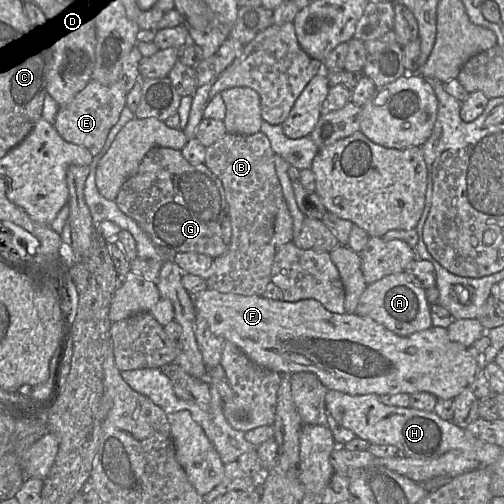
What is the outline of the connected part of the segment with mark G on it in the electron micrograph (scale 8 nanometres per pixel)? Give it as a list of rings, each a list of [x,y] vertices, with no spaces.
[[[155,147],[142,159],[137,173],[130,177],[121,187],[116,200],[118,208],[128,217],[133,219],[139,227],[150,237],[152,242],[159,247],[167,247],[176,253],[185,253],[185,252],[195,252],[207,255],[211,258],[216,258],[224,255],[230,245],[232,229],[231,222],[229,217],[229,206],[226,201],[225,191],[220,179],[214,175],[209,168],[203,163],[198,165],[193,165],[189,163],[182,155],[180,150],[175,150],[172,148],[166,147]]]

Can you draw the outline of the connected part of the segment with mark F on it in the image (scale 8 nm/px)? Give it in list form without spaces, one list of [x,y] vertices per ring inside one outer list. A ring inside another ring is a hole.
[[[208,288],[192,296],[196,312],[206,319],[210,331],[215,336],[235,344],[257,365],[282,375],[311,372],[327,389],[349,395],[384,396],[398,393],[411,395],[427,392],[438,399],[454,399],[463,389],[469,387],[477,371],[483,366],[482,358],[475,357],[469,351],[469,347],[452,341],[448,330],[442,327],[432,326],[427,330],[402,337],[369,317],[355,313],[332,313],[314,299],[286,302],[263,296],[225,294]]]

